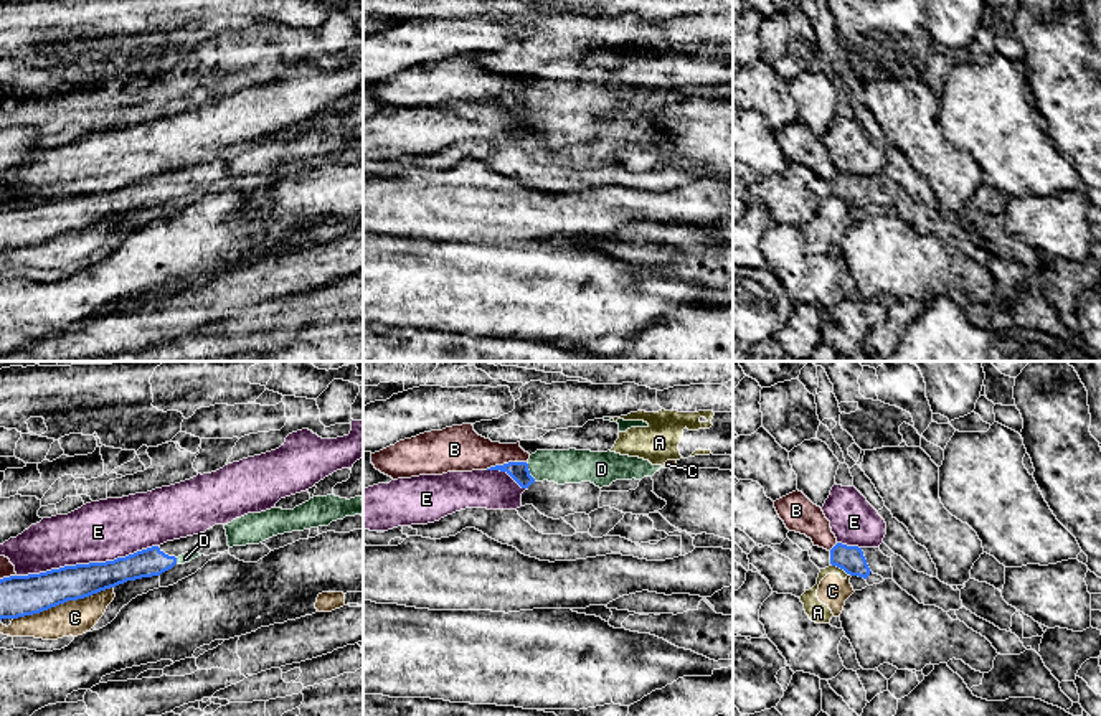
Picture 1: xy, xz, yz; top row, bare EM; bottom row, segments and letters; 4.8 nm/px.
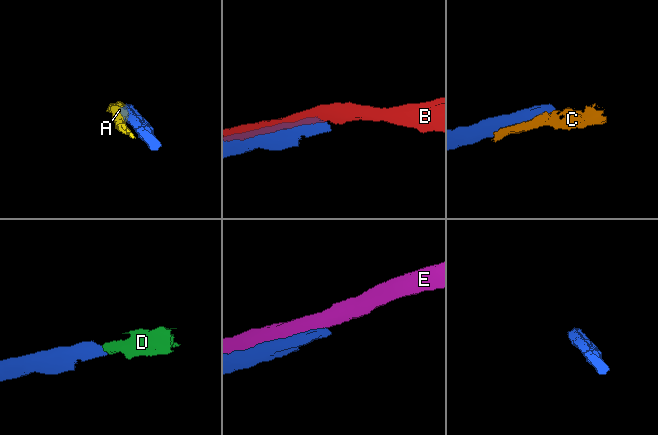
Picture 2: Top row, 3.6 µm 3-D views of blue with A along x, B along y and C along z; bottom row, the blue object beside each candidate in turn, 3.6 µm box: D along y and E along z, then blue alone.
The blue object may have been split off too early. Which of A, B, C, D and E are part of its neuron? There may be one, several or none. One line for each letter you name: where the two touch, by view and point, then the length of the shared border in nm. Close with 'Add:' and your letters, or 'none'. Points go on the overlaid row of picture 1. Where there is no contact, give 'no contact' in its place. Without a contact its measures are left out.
D: contact xz (529, 472); length 110 nm
Add: D

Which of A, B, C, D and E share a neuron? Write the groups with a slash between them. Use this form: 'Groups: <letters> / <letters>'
Groups: A C / B / D / E

